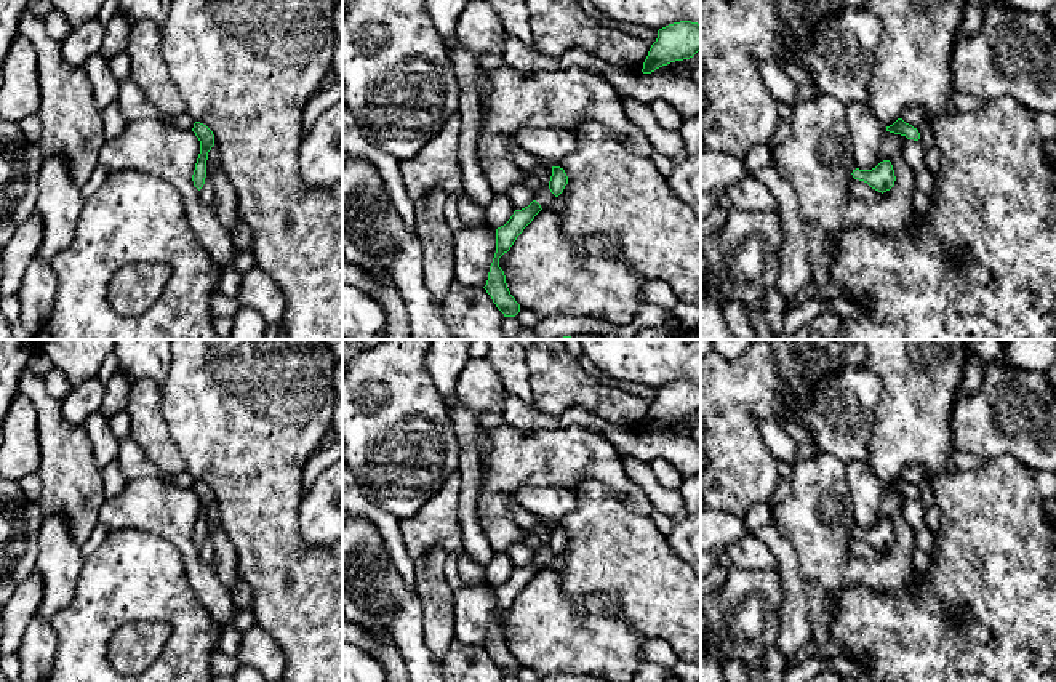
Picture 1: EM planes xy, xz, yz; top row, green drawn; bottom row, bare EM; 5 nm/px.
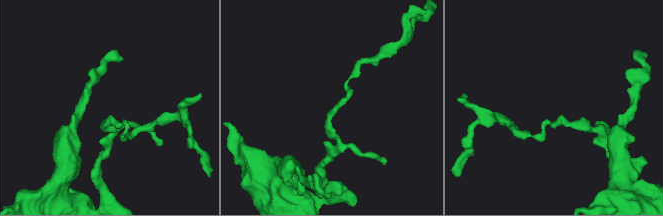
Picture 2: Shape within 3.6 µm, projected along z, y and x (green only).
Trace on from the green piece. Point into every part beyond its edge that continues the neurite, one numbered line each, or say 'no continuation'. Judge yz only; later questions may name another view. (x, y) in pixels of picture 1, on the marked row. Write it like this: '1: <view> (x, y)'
no continuation

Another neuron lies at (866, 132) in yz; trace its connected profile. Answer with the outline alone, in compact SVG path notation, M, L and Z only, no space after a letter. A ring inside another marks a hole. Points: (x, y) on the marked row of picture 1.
M854 101L846 106L846 125L853 141L856 168L875 168L880 163L882 138L886 128L862 101Z

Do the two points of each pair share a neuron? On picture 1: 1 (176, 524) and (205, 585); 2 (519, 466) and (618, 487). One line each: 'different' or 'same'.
1: same
2: same

